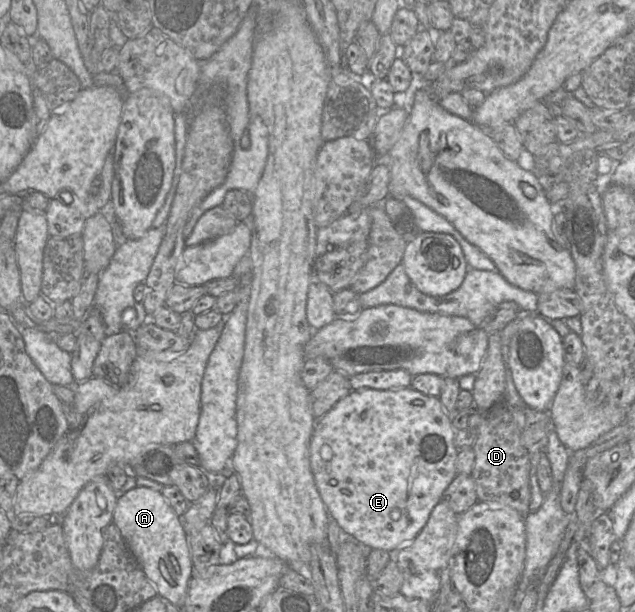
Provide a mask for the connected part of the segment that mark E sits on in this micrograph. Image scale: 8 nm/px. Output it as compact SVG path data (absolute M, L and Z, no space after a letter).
M412 387L378 390L361 388L351 390L328 411L314 429L310 441L310 467L319 495L327 509L342 530L365 547L393 552L413 541L427 523L433 508L442 500L443 493L457 475L456 458L459 449L454 443L454 429L440 399L428 396Z

